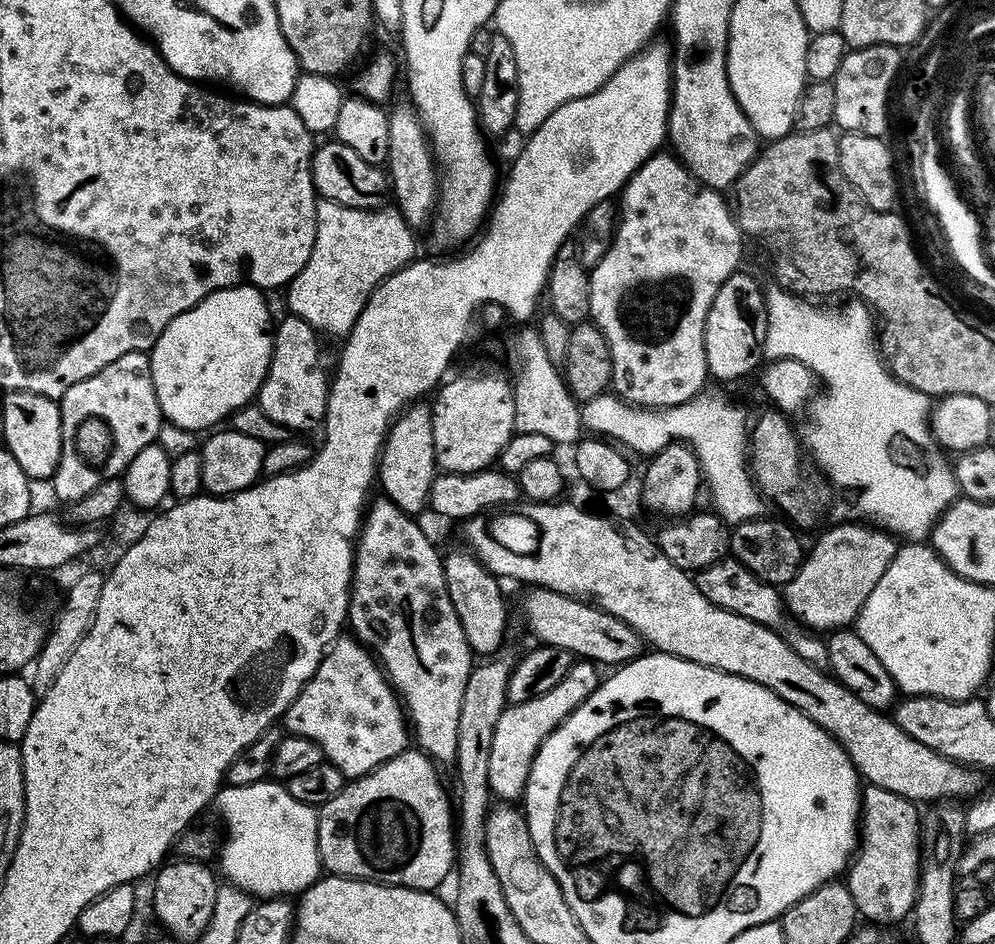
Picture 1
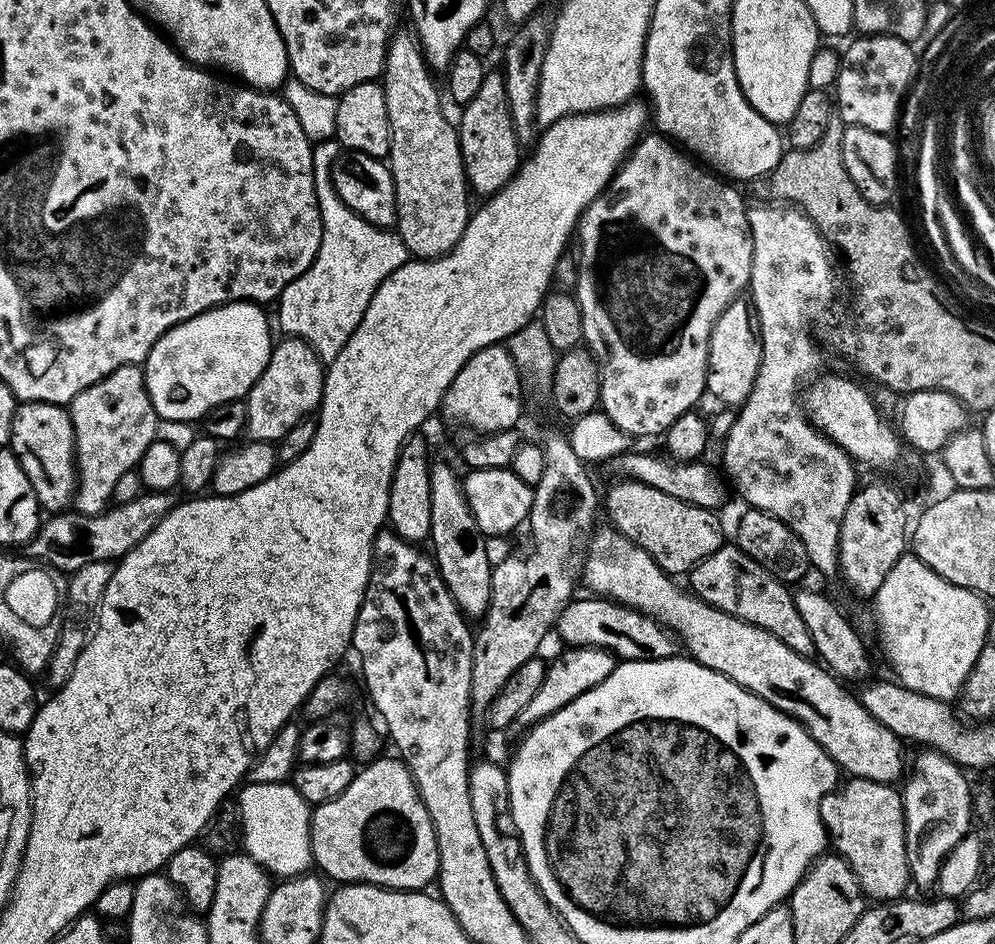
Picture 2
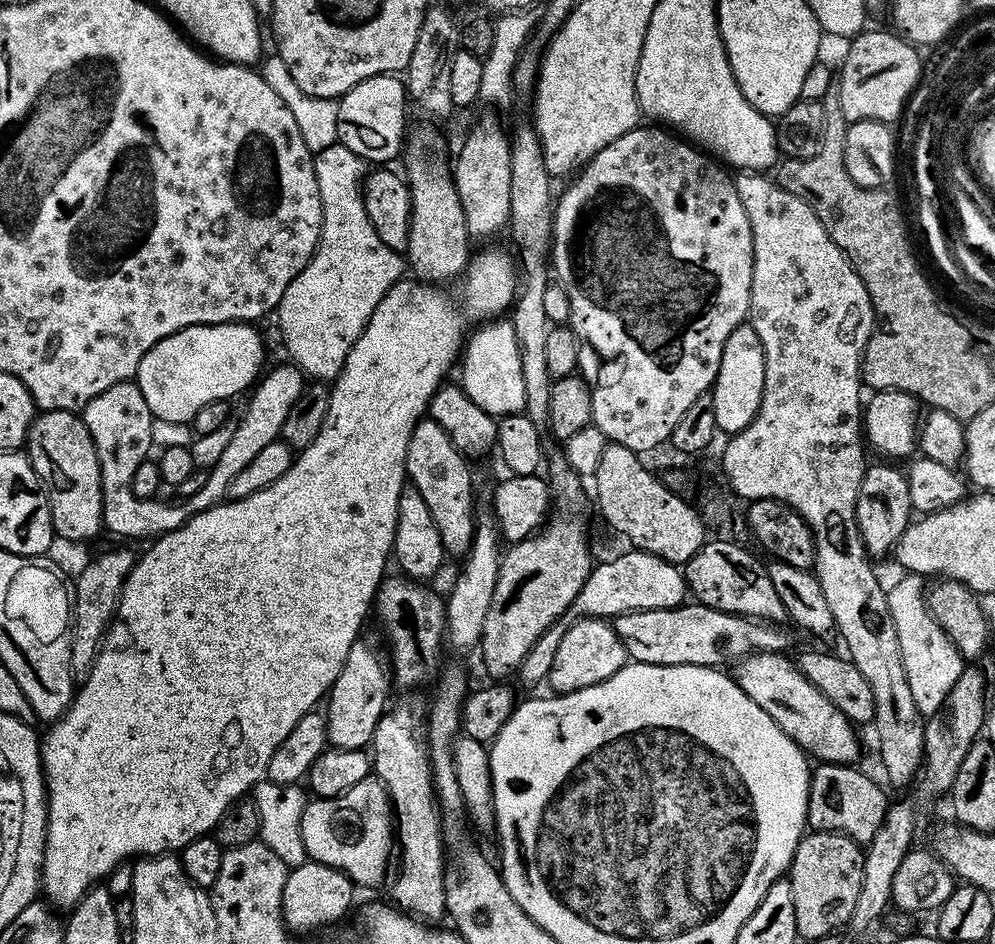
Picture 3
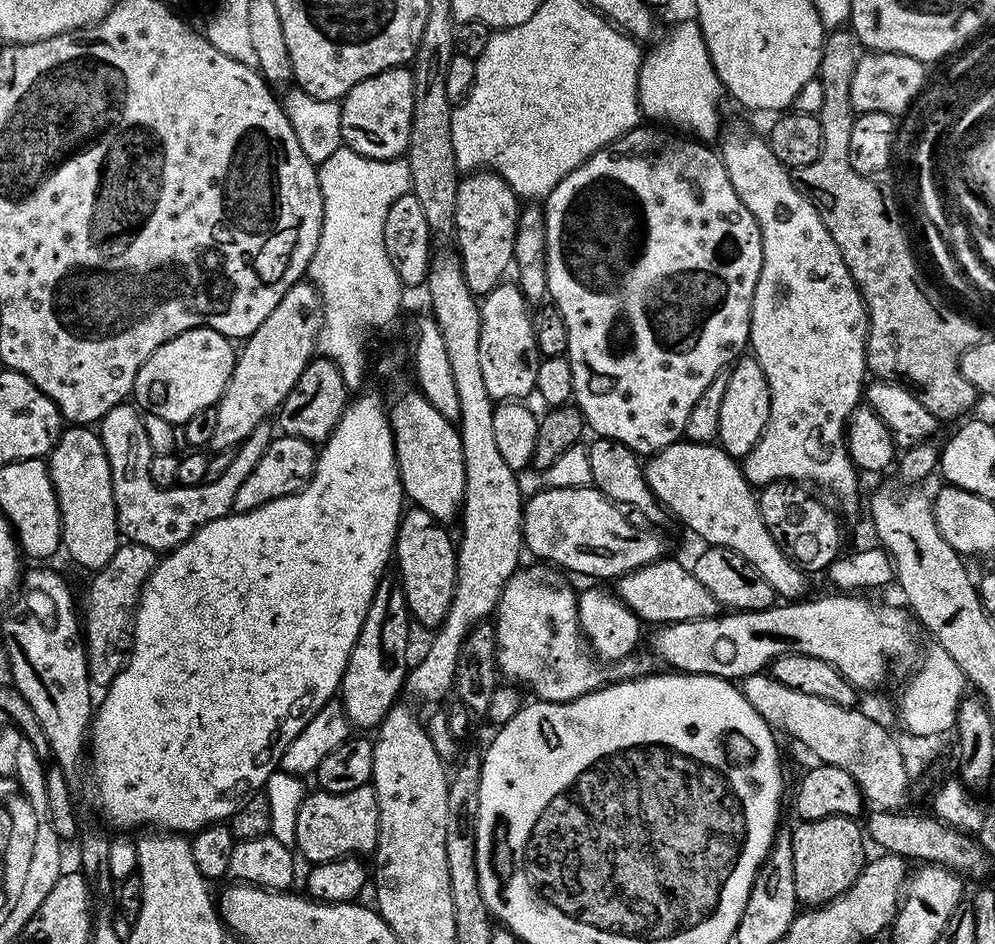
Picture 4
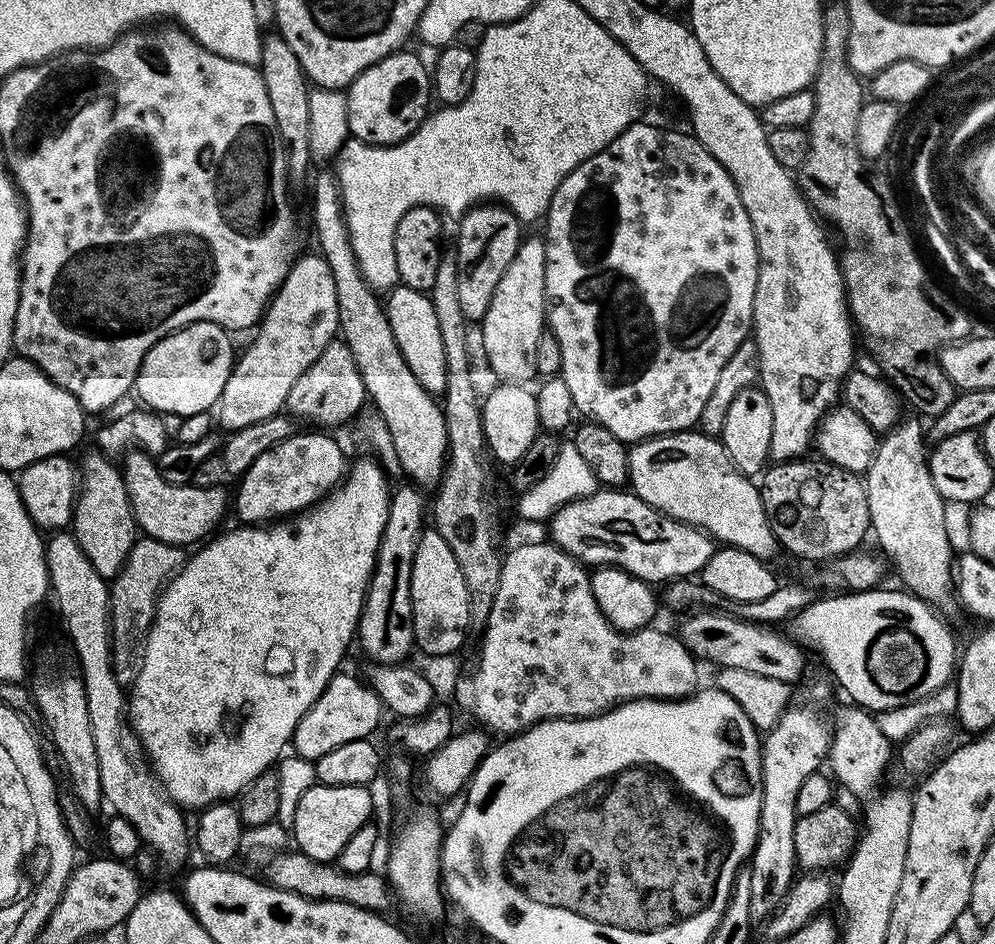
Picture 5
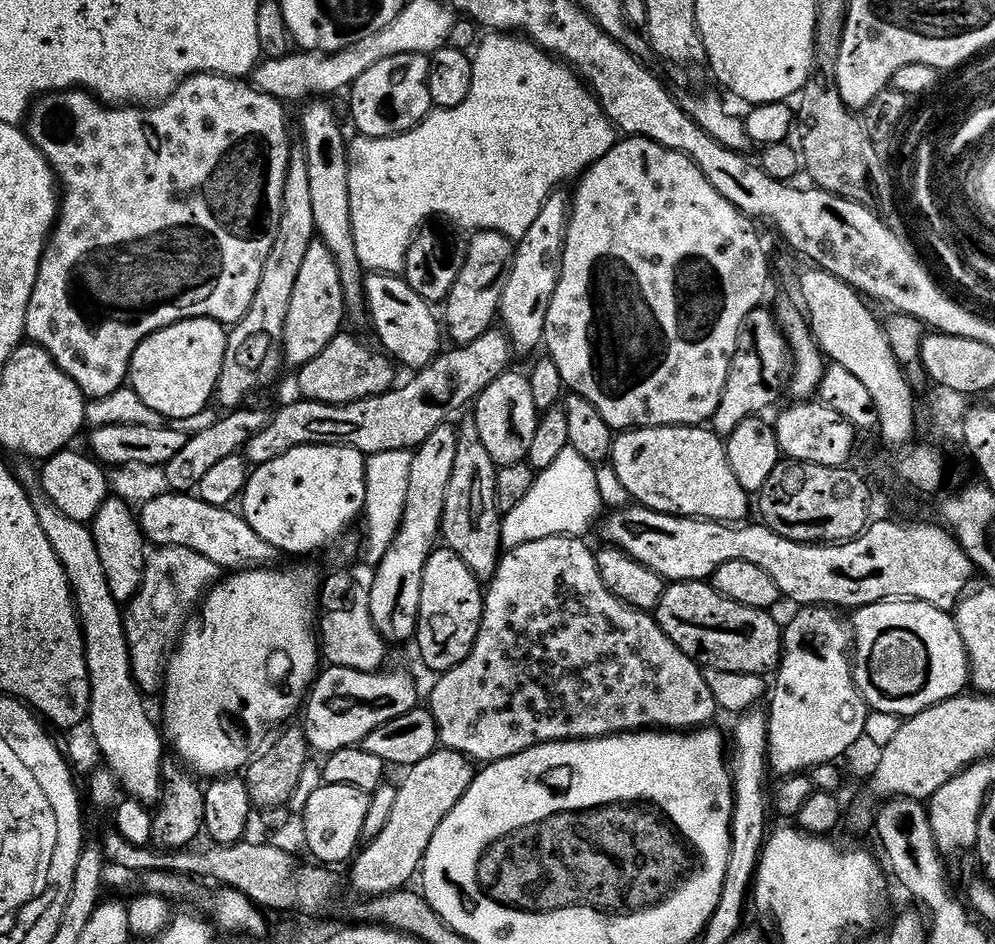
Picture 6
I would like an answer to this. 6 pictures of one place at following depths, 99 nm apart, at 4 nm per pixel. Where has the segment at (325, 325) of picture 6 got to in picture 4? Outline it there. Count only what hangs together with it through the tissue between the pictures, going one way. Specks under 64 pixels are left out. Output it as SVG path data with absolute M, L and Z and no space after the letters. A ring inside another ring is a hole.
M311 282L292 284L282 302L274 306L270 318L243 341L232 376L214 405L218 410L218 423L210 445L213 453L227 452L243 444L255 428L265 423L264 419L271 412L273 415L279 409L294 382L298 382L302 370L313 359L316 336L323 320L322 302L314 285Z

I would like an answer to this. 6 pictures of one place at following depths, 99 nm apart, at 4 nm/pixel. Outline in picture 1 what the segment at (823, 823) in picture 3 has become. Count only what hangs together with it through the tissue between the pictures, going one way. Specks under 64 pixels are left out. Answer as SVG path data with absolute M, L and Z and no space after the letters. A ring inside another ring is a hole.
M868 784L863 789L858 821L858 847L846 869L854 906L865 921L877 926L896 924L916 906L920 885L920 825L922 812L913 801Z

